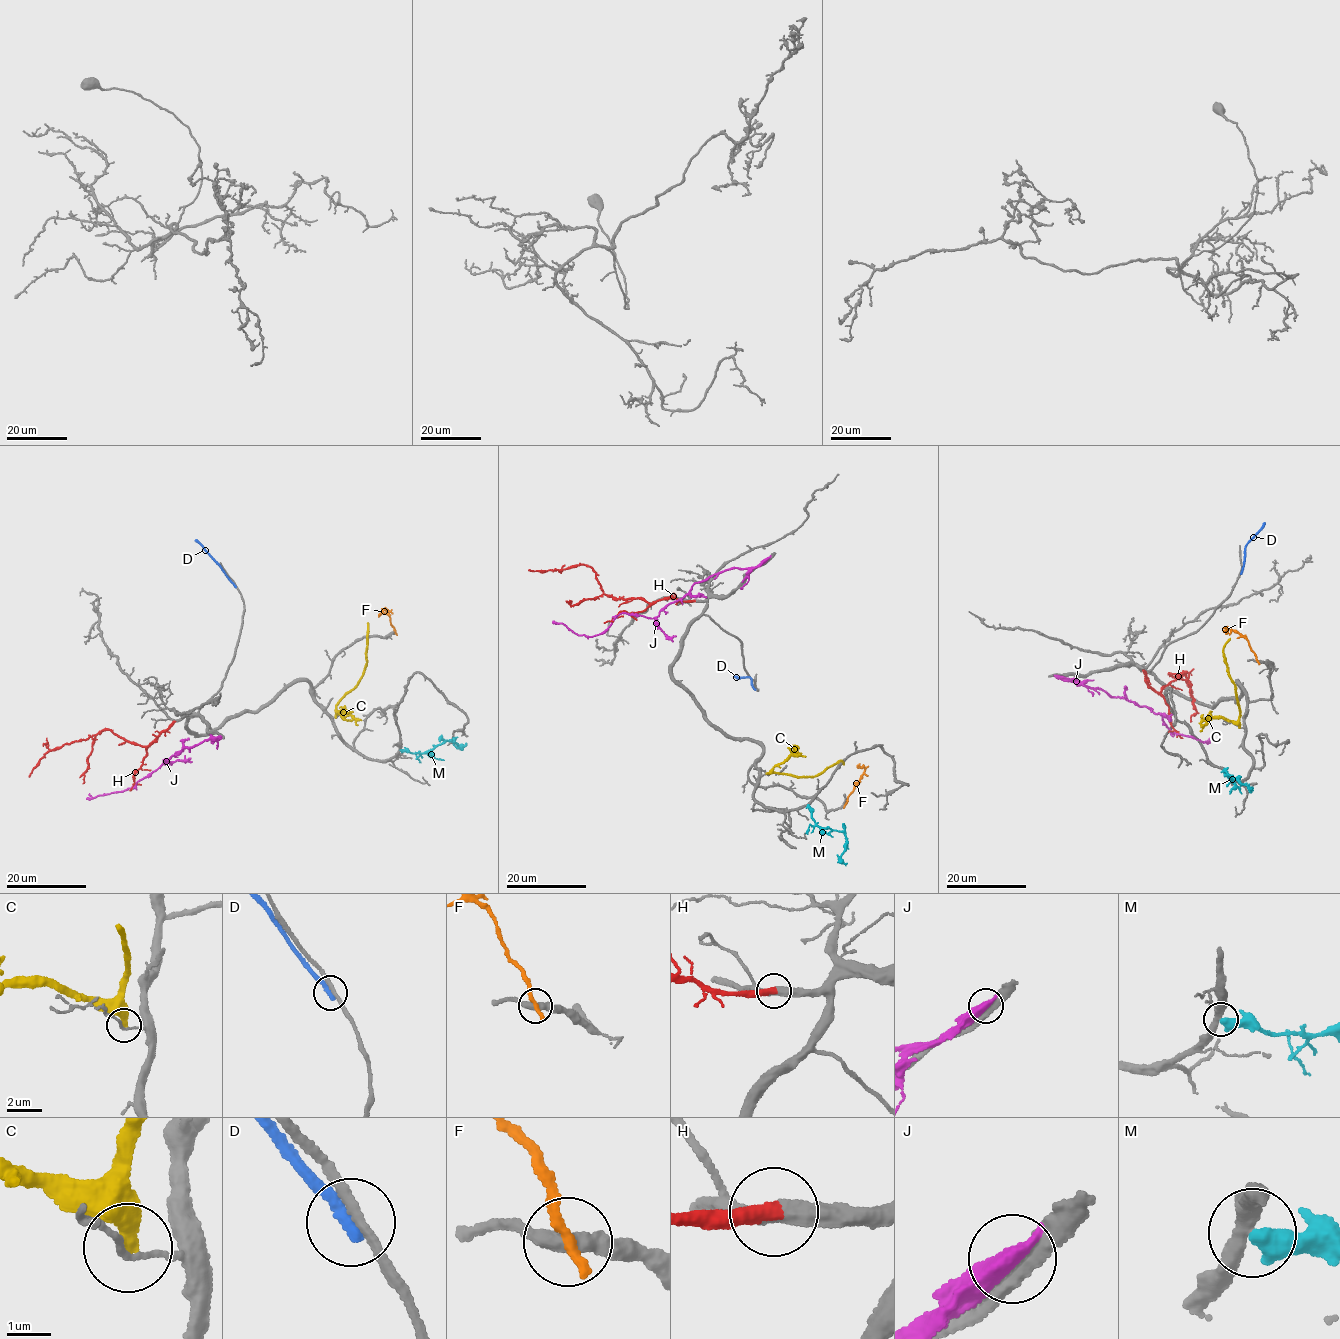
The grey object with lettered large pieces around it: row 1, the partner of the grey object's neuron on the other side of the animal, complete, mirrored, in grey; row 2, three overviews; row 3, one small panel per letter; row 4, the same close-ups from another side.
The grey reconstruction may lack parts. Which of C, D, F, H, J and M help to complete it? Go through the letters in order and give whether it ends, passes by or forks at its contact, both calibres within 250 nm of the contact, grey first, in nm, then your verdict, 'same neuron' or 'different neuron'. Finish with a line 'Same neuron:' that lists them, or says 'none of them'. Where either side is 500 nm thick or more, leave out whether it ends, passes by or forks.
C: it ends | 100/360 nm | different neuron
D: it ends | 220/340 nm | different neuron
F: it ends | 360/280 nm | different neuron
H: it ends | 360/400 nm | same neuron
J: 440/600 nm | different neuron
M: 360/500 nm | different neuron
Same neuron: H

